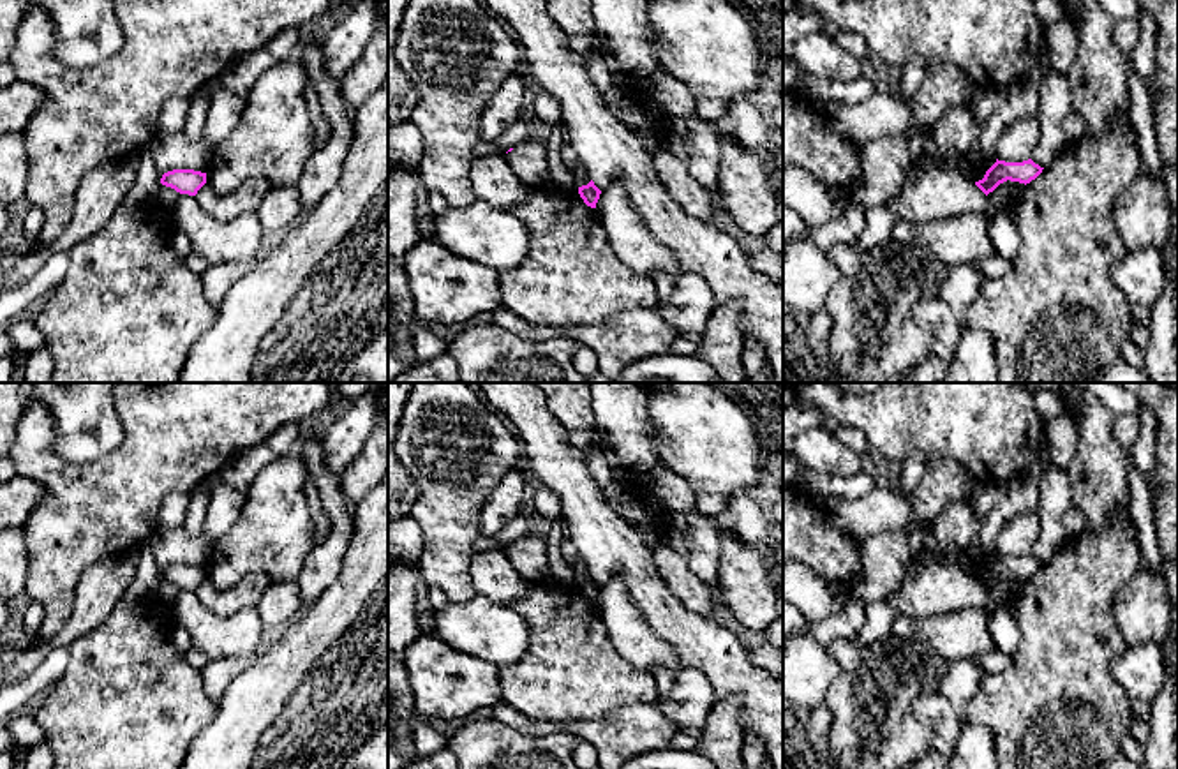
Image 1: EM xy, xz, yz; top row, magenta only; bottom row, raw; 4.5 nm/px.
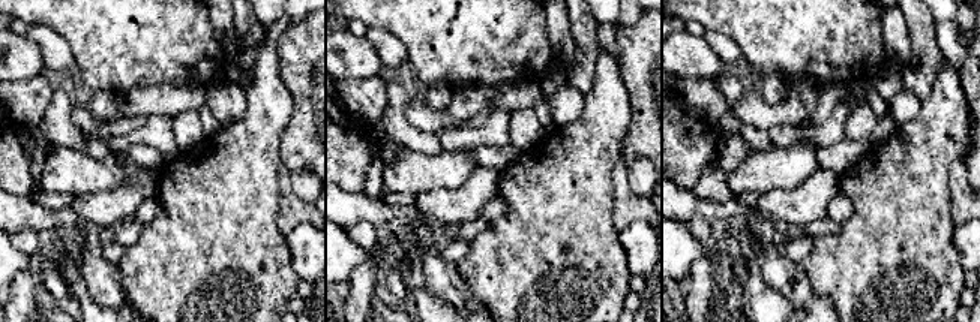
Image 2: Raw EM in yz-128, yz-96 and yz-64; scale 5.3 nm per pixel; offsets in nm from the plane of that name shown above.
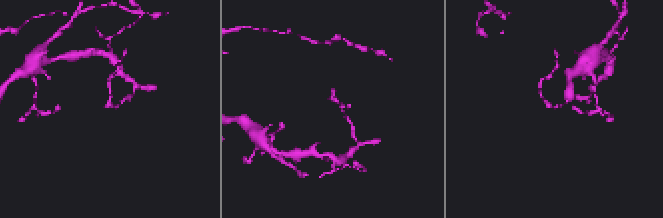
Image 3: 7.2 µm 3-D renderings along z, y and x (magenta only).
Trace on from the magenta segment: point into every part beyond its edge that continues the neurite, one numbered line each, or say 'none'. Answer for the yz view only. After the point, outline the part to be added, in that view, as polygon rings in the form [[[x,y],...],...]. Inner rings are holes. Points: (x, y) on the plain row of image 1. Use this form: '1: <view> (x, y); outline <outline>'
none

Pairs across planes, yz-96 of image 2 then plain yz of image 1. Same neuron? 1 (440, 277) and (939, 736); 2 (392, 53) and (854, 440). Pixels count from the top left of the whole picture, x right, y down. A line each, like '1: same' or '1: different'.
1: same
2: same

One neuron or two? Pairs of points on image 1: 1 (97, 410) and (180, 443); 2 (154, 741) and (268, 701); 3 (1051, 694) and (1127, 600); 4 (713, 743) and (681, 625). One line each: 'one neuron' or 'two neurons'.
1: two neurons
2: two neurons
3: two neurons
4: two neurons

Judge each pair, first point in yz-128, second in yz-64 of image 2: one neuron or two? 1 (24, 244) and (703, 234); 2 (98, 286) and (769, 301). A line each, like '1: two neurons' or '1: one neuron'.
1: one neuron
2: two neurons

